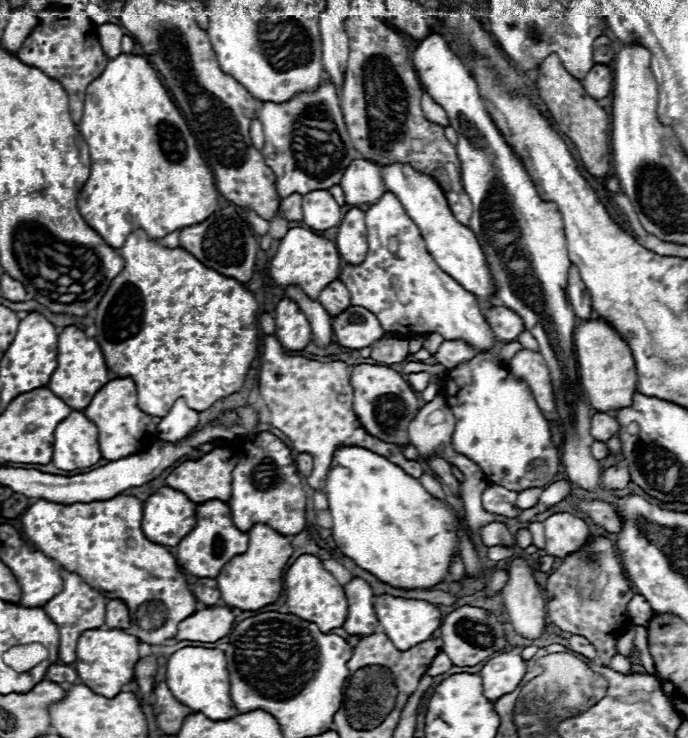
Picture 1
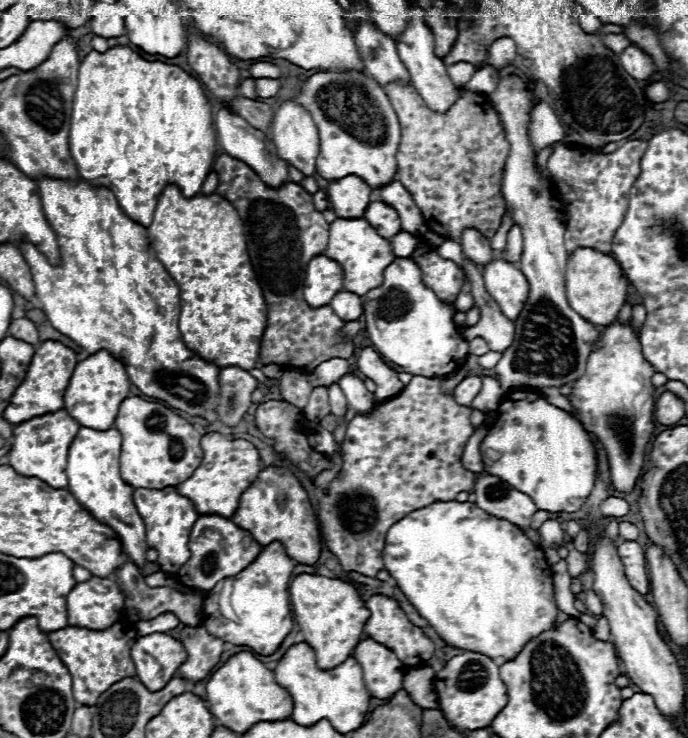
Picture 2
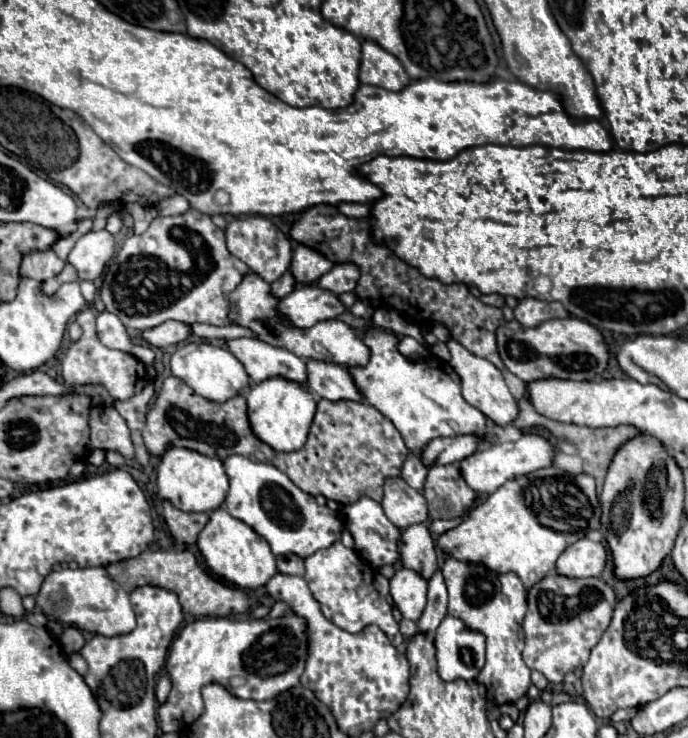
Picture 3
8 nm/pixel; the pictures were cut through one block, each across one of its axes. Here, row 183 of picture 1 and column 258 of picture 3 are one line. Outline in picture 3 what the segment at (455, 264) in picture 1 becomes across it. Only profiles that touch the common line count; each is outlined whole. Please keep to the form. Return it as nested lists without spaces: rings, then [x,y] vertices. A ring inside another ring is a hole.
[[[272,376],[260,384],[256,384],[248,396],[248,418],[254,434],[272,446],[278,452],[294,452],[304,446],[310,424],[316,414],[316,396],[302,384],[286,380],[282,376]]]

